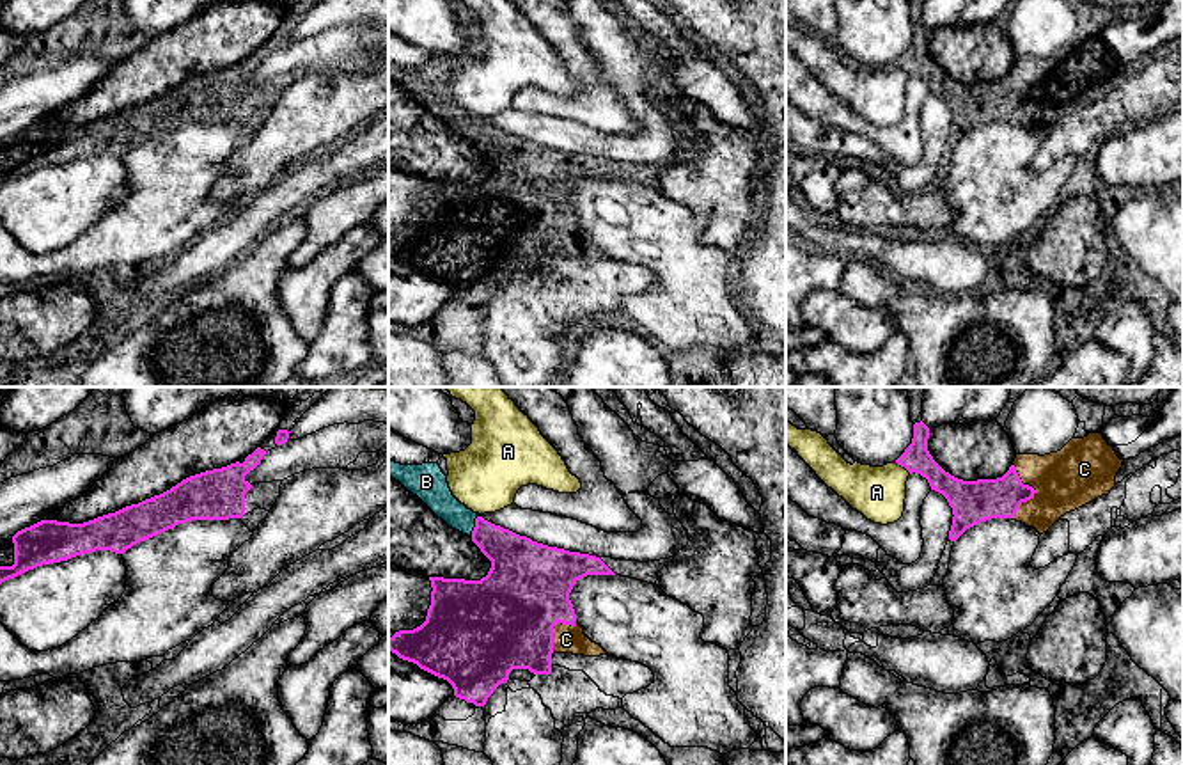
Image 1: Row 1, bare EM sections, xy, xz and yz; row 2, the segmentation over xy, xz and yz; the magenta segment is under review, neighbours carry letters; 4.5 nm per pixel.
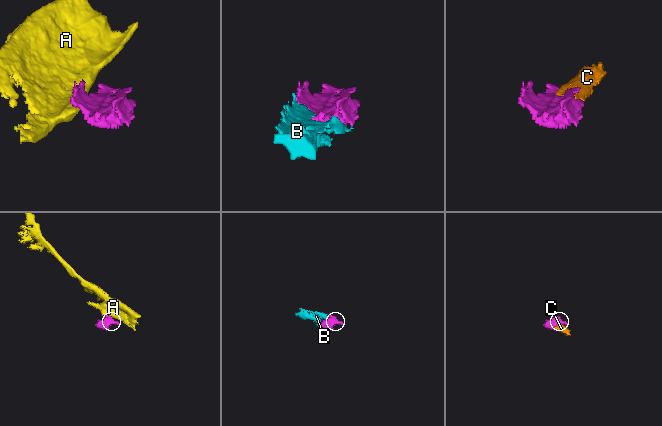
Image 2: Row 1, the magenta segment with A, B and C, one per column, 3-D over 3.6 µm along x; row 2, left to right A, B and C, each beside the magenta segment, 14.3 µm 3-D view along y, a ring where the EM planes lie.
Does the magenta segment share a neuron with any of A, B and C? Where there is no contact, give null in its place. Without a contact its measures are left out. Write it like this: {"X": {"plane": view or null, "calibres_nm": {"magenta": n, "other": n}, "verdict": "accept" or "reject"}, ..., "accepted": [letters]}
{"A": {"plane": "yz", "calibres_nm": {"magenta": 130, "other": 240}, "verdict": "reject"}, "B": {"plane": "xz", "calibres_nm": {"magenta": 240, "other": 150}, "verdict": "accept"}, "C": {"plane": "yz", "calibres_nm": {"magenta": 190, "other": 280}, "verdict": "accept"}, "accepted": ["B", "C"]}

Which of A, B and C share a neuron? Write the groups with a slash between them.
A / B C

